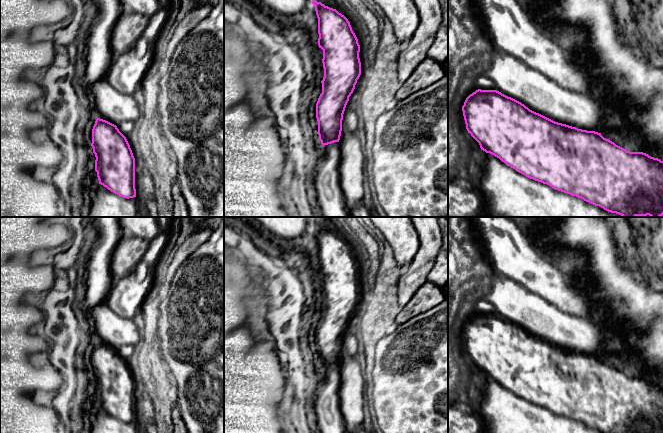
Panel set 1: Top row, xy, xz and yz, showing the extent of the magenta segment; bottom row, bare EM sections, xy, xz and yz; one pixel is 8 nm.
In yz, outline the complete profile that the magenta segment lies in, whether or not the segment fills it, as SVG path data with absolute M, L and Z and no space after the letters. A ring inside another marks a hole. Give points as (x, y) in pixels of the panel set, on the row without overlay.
M478 313L470 318L462 330L463 340L468 357L479 367L481 374L499 382L507 390L535 405L551 410L553 413L576 420L603 433L663 433L663 385L643 376L630 376L616 369L601 357L587 355L566 348L555 346L539 337L530 334L521 326L508 321L497 314Z

